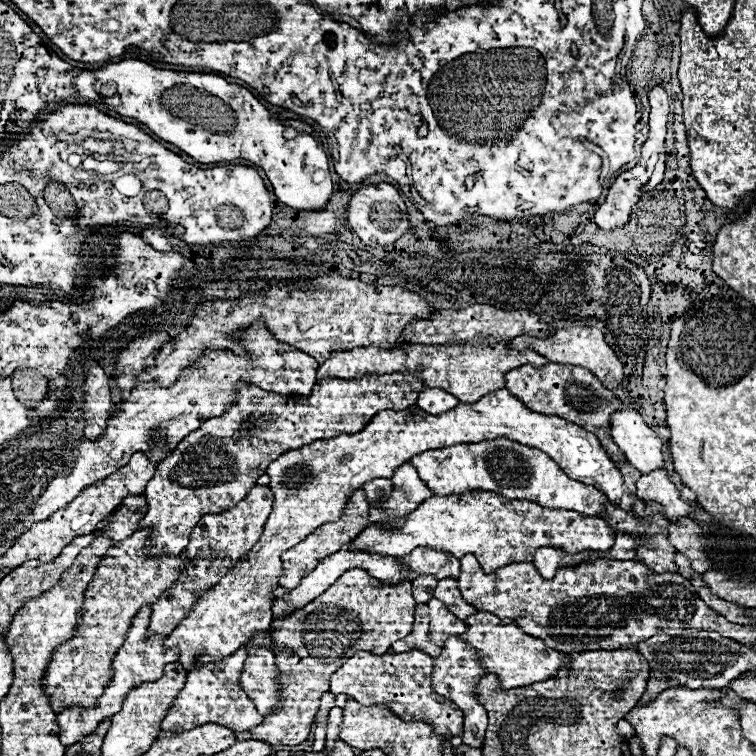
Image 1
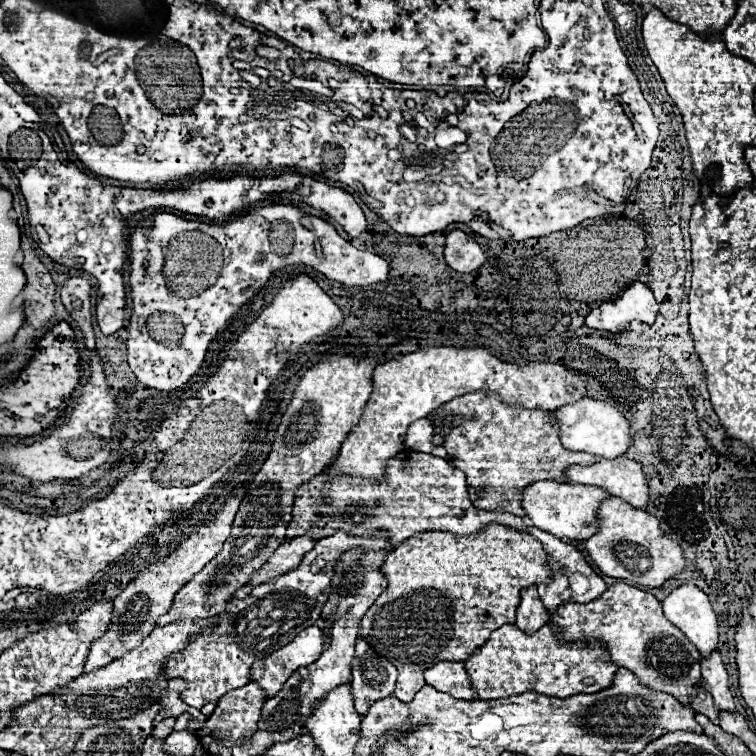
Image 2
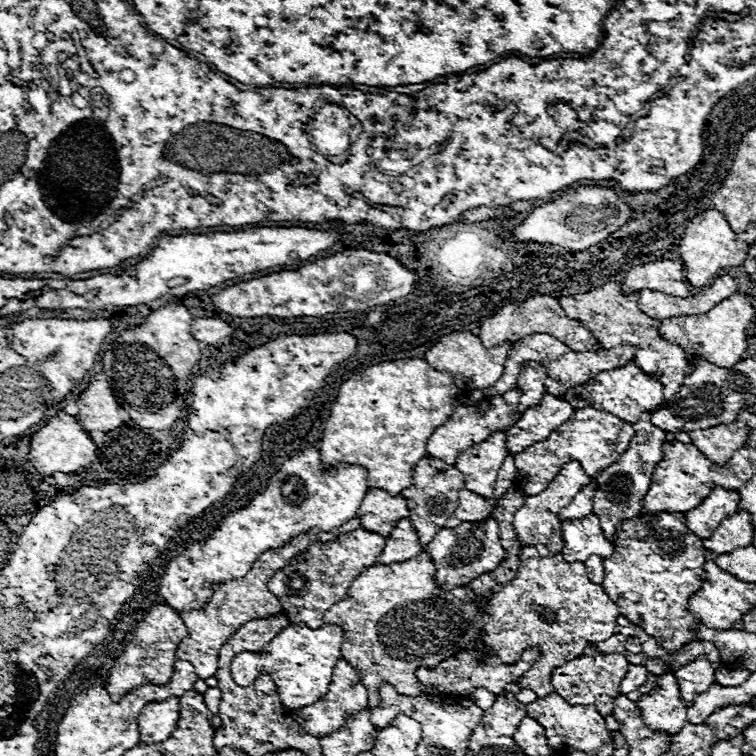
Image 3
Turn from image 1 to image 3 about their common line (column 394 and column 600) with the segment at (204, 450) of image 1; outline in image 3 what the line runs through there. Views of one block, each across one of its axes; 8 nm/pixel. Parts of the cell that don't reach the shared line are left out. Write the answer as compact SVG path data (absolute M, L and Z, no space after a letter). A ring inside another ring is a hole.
M628 362L626 366L602 372L600 376L588 380L582 386L574 386L572 390L568 390L564 396L564 400L568 400L572 404L574 410L578 408L586 408L592 406L596 410L604 410L604 412L612 412L618 418L626 420L626 422L636 422L640 418L640 414L656 408L658 404L664 402L662 396L662 382L660 382L660 374L646 374L642 372L634 362Z

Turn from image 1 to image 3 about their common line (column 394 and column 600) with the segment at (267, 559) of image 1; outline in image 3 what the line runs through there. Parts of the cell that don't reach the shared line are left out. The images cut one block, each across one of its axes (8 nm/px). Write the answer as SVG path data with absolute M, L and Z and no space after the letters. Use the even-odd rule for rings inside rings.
M580 408L572 414L570 420L558 426L546 440L536 442L526 450L514 454L514 462L516 462L514 488L524 492L526 496L540 494L568 460L578 460L584 472L596 476L602 468L608 468L630 448L632 438L634 438L634 428L630 422L624 422L622 418L616 418L610 412L602 412L596 408Z

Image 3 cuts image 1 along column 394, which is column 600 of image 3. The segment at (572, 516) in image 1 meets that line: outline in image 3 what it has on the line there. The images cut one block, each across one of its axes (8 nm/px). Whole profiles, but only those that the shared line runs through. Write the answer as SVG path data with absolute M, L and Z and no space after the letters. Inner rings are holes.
M596 514L564 522L562 538L564 538L562 556L568 562L584 562L592 554L608 558L614 552L614 546L604 536Z

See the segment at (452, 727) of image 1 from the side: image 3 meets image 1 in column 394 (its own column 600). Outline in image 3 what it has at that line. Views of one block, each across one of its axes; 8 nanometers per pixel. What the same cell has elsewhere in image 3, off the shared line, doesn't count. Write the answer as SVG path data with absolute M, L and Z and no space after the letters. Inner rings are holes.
M594 654L570 660L552 672L552 684L556 692L566 698L568 704L594 704L600 714L612 714L614 700L620 696L620 682L628 672L628 660L622 654Z

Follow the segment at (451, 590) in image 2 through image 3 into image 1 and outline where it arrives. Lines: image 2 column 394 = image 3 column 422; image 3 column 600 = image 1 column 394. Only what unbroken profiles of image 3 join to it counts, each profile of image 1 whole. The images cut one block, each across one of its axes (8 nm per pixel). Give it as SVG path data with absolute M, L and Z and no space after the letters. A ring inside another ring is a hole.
M346 570L320 598L312 600L302 610L274 620L274 646L276 646L276 670L280 682L280 704L262 724L252 728L252 738L268 744L298 746L314 724L320 696L330 690L330 676L352 658L352 654L364 650L372 654L386 654L390 644L412 632L414 608L412 584L398 586L372 586L376 578L364 574L364 570Z

